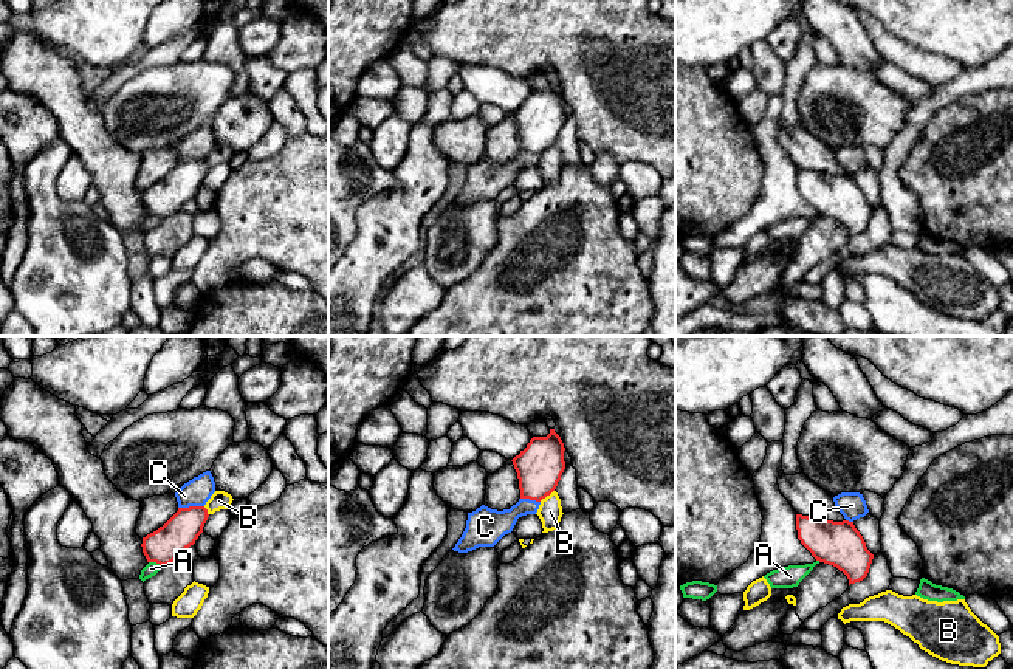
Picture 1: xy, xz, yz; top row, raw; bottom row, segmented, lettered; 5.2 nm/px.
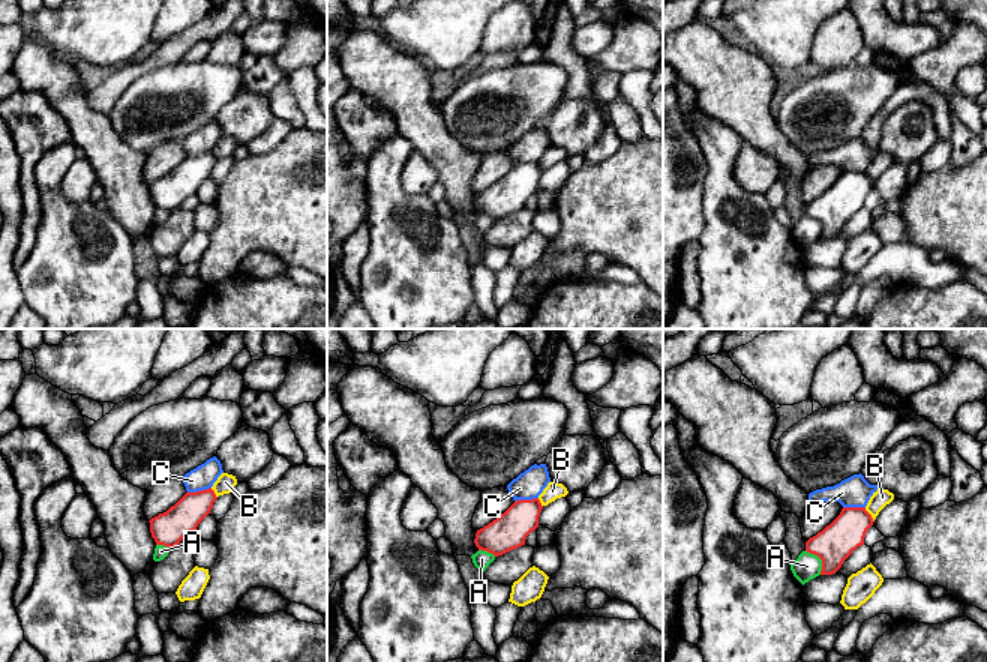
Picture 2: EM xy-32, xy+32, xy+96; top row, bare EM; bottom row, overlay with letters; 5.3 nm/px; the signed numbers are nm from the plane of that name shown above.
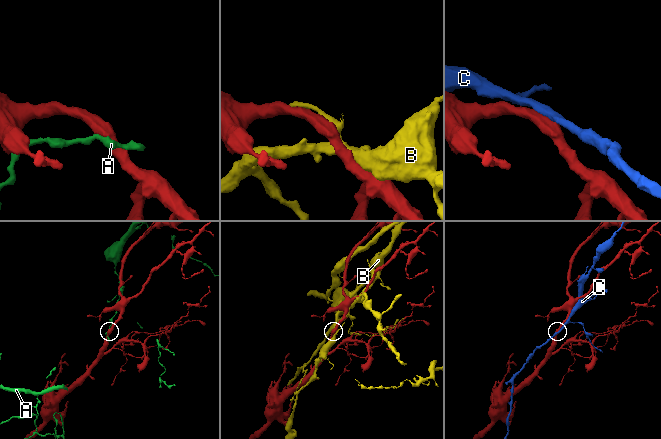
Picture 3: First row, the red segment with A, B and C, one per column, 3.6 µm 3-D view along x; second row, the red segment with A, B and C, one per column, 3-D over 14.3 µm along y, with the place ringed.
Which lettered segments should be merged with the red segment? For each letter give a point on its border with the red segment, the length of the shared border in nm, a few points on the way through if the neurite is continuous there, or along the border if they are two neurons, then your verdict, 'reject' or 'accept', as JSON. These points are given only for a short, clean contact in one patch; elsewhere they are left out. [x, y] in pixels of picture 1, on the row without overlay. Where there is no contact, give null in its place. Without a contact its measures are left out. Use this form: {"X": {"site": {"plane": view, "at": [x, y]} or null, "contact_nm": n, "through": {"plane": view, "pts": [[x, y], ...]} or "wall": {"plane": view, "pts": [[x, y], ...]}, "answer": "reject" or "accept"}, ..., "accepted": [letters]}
{"A": {"site": {"plane": "xy", "at": [155, 214]}, "contact_nm": 80, "answer": "reject"}, "B": {"site": {"plane": "xz", "at": [545, 149]}, "contact_nm": 100, "answer": "reject"}, "C": {"site": {"plane": "xy", "at": [191, 160]}, "contact_nm": 140, "answer": "reject"}, "accepted": []}

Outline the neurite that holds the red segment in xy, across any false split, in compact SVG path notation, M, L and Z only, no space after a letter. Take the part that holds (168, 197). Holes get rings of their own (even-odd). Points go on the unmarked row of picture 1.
M175 147L144 152L136 187L143 192L147 215L164 220L183 211L184 203L203 186L208 170L204 160L180 161Z

